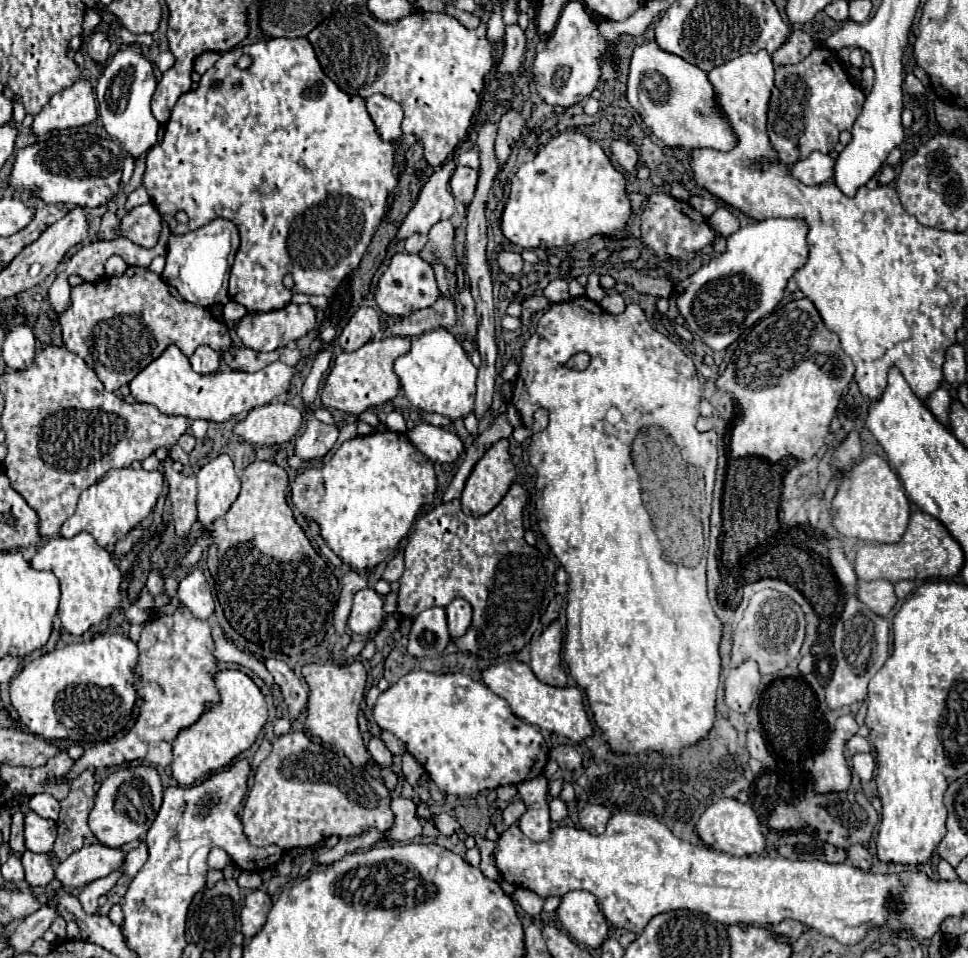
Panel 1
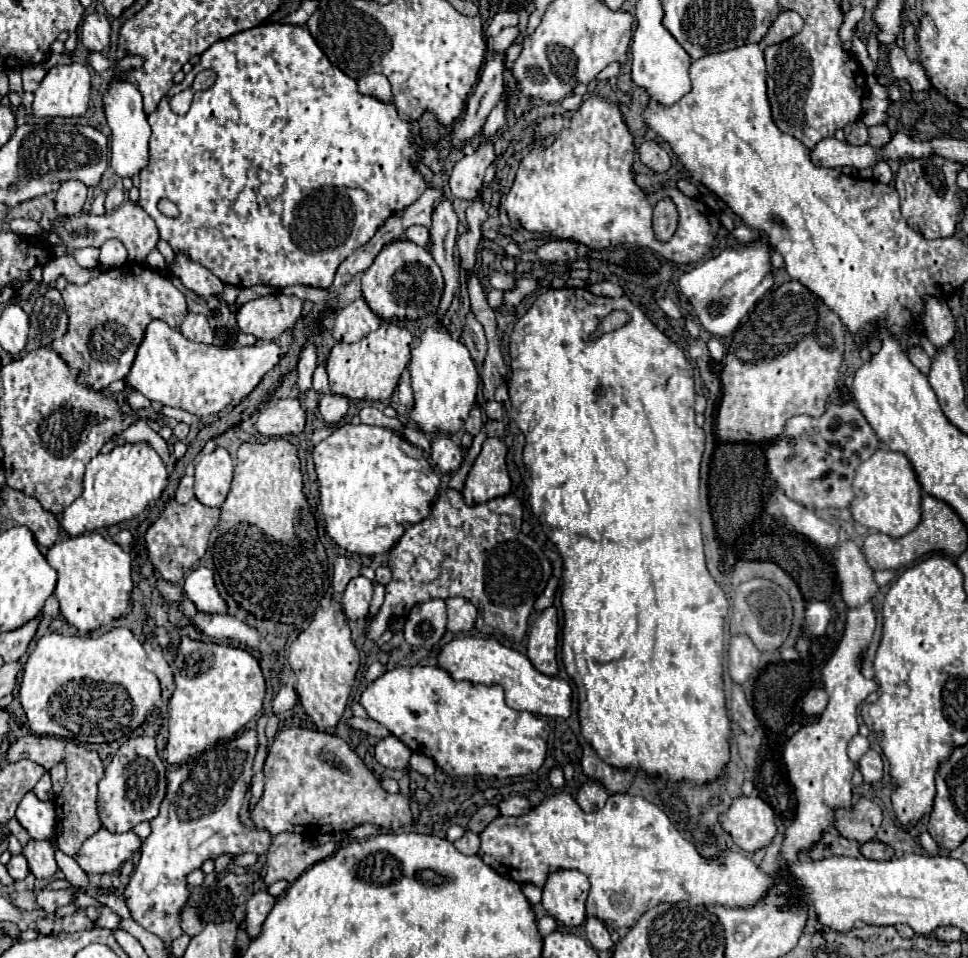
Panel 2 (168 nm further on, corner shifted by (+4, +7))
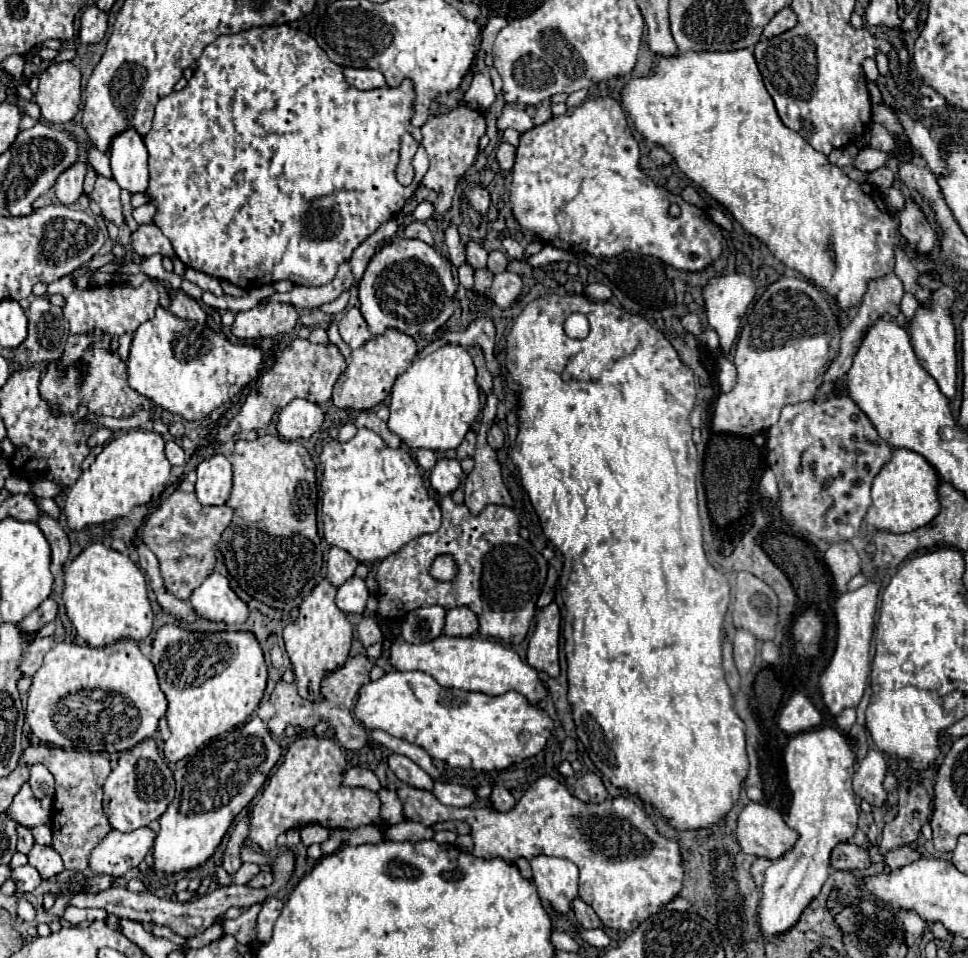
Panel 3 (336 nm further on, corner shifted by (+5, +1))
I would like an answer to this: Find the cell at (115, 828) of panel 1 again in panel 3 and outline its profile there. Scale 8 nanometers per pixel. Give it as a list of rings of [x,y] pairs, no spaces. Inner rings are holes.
[[[146,738],[134,748],[120,754],[116,768],[104,784],[104,812],[114,830],[132,832],[158,820],[174,798],[174,778],[166,762],[160,758],[154,738]]]

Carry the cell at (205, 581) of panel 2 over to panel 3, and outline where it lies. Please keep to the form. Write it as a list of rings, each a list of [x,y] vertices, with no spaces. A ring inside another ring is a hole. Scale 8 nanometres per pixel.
[[[212,572],[192,592],[190,604],[200,618],[212,622],[242,624],[248,618],[248,606],[234,594],[234,590],[228,586],[228,580],[218,572]]]

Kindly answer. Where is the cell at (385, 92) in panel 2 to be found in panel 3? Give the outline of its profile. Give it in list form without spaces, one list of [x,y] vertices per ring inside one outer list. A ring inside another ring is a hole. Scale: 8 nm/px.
[[[344,68],[344,76],[348,84],[352,84],[358,90],[374,90],[374,88],[384,88],[384,76],[380,70],[354,70],[354,68]]]

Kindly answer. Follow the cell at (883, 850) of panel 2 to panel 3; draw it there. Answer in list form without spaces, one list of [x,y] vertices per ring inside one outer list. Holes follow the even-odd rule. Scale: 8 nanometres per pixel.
[[[900,846],[900,848],[894,848],[894,850],[886,852],[884,858],[882,858],[882,862],[884,862],[888,868],[896,870],[896,868],[902,868],[902,866],[906,866],[906,864],[918,860],[918,858],[920,858],[920,854],[918,854],[916,850],[912,850],[910,846]]]

